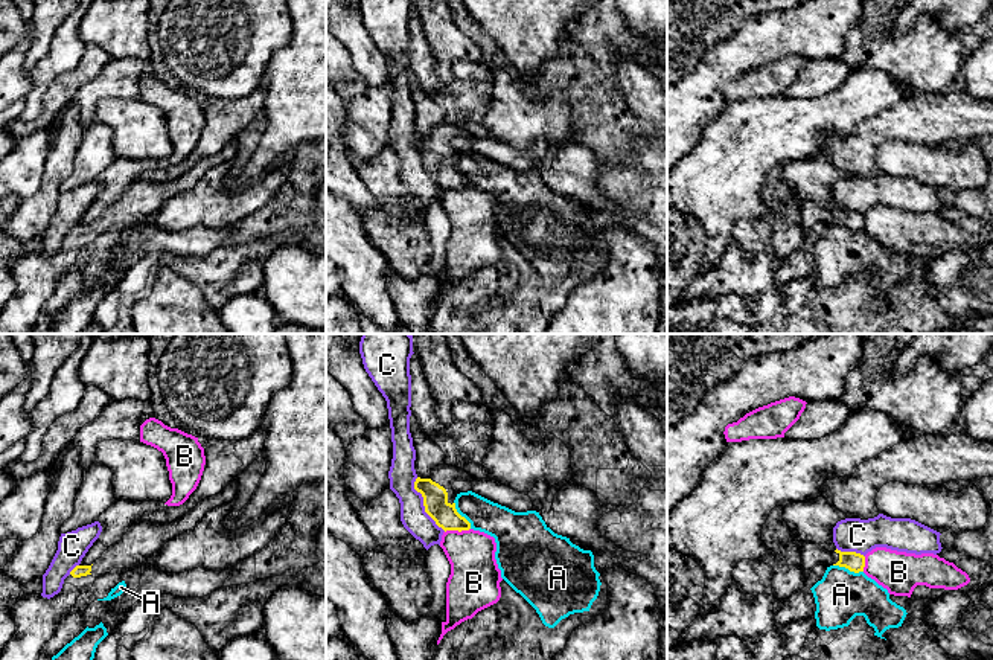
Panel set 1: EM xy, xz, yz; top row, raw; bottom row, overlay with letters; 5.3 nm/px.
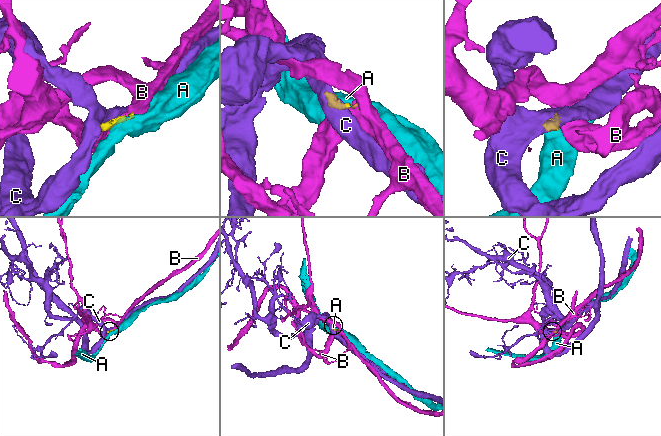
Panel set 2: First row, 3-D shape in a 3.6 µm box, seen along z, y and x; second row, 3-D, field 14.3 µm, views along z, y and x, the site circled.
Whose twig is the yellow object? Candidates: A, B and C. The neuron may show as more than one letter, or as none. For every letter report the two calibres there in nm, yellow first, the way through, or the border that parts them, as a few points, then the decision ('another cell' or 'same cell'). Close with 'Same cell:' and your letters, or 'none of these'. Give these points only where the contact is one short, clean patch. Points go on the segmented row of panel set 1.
A: 100 nm thick on the yellow side, 280 nm on the other; border along yz (833, 564), (862, 572); another cell
B: 130 nm thick on the yellow side, 260 nm on the other; border along xz (469, 528), (445, 532); another cell
C: 130 nm thick on the yellow side, 140 nm on the other; border along xz (416, 477), (415, 488), (424, 499), (424, 511), (445, 531); another cell
Same cell: none of these

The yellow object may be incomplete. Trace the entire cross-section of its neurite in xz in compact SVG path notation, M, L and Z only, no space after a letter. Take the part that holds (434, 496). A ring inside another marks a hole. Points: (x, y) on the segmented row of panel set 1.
M439 465L431 471L428 479L417 477L414 489L422 494L425 512L439 527L446 530L469 530L471 523L455 509L458 492L452 489L455 482L474 482L465 469L451 465Z

